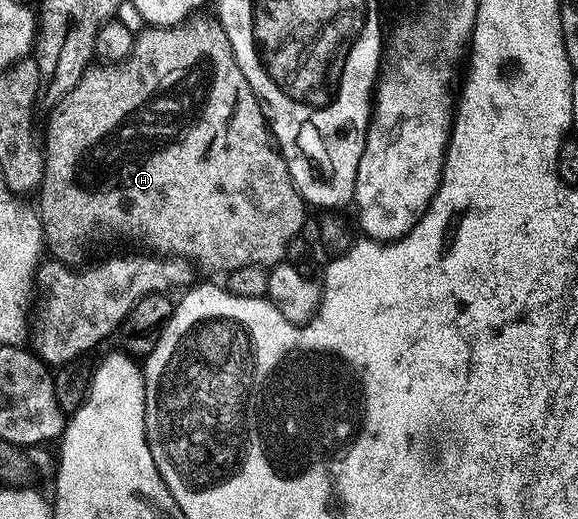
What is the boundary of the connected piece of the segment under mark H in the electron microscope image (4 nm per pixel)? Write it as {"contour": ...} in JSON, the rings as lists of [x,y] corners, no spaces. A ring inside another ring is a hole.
{"contour":[[[192,16],[183,22],[178,22],[175,26],[153,26],[148,25],[135,35],[135,43],[133,44],[133,52],[124,60],[124,62],[112,62],[110,64],[92,64],[87,67],[87,71],[81,76],[81,80],[77,85],[70,87],[62,98],[54,103],[55,111],[51,114],[51,119],[47,122],[47,150],[43,154],[43,181],[39,183],[37,197],[39,197],[39,206],[37,205],[37,213],[39,223],[43,229],[43,240],[46,249],[49,251],[50,257],[56,262],[63,263],[64,266],[72,268],[78,267],[79,261],[83,258],[83,246],[90,244],[94,238],[99,238],[103,234],[103,226],[111,226],[111,230],[115,234],[120,234],[123,238],[132,238],[135,242],[140,242],[143,246],[148,246],[148,251],[154,252],[159,256],[170,256],[172,259],[180,259],[190,264],[196,270],[204,270],[204,275],[215,276],[211,274],[219,274],[225,276],[229,271],[237,268],[245,268],[246,266],[266,266],[268,268],[284,261],[285,250],[289,245],[289,240],[297,237],[302,232],[302,224],[309,217],[308,207],[305,205],[299,190],[293,184],[293,180],[289,176],[289,168],[285,164],[283,155],[279,153],[274,141],[273,135],[268,127],[267,118],[263,115],[263,109],[259,107],[257,96],[253,92],[253,88],[249,88],[249,80],[245,80],[245,72],[241,72],[241,68],[237,64],[237,60],[233,56],[233,48],[229,44],[229,36],[225,36],[225,28],[220,24],[218,17],[198,18]]]}

